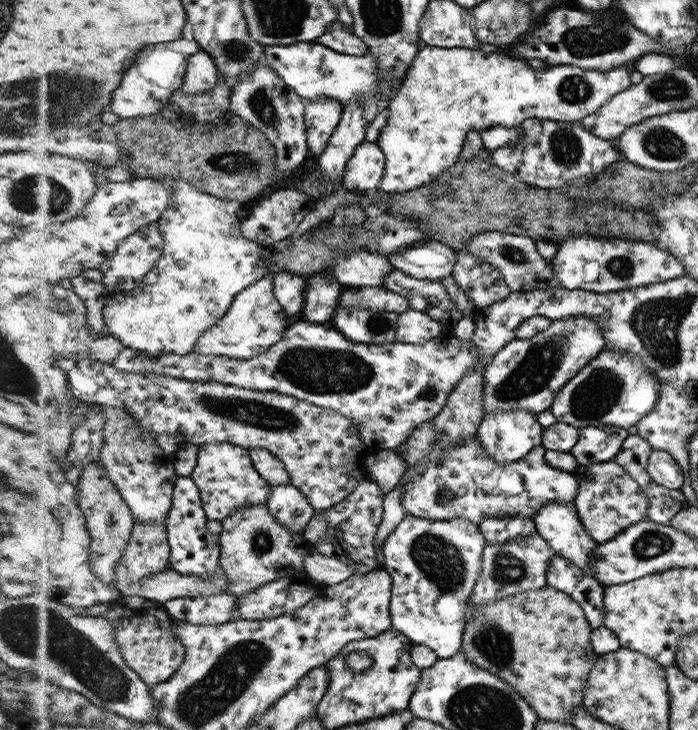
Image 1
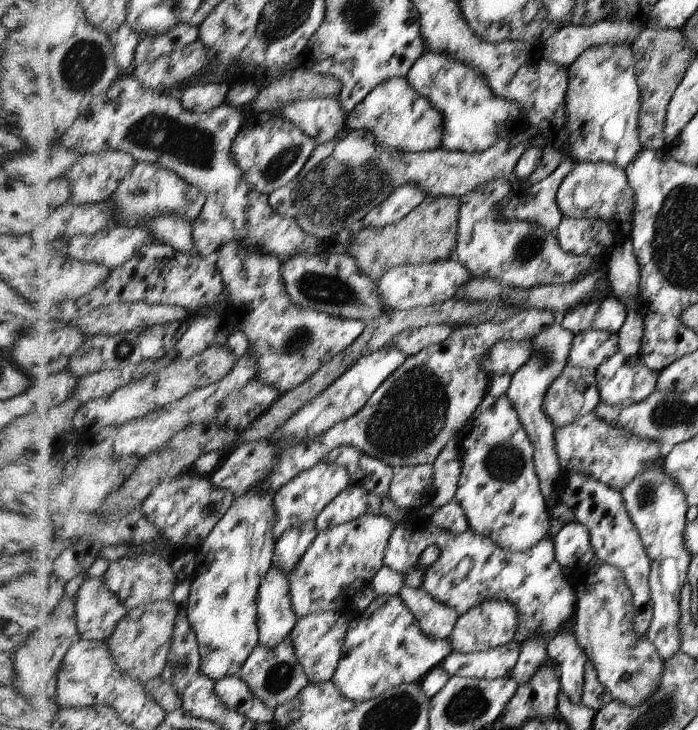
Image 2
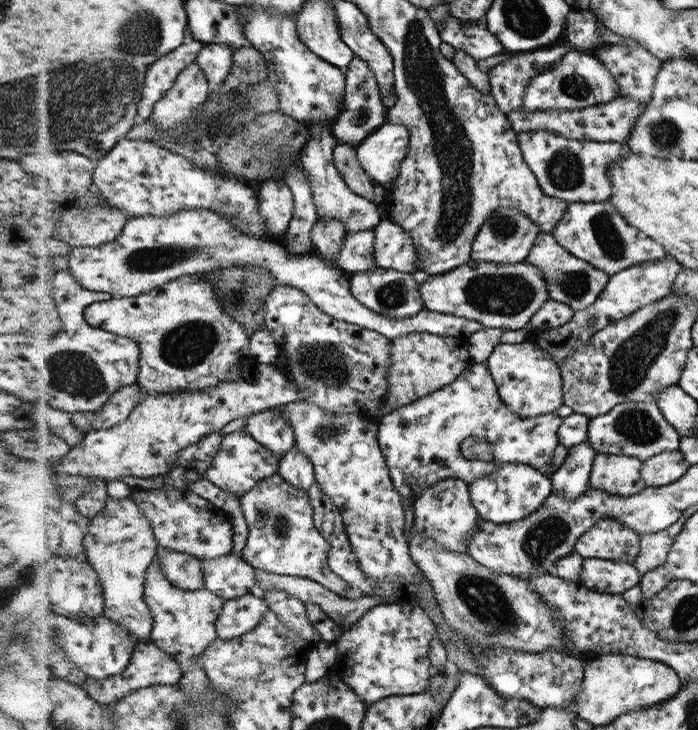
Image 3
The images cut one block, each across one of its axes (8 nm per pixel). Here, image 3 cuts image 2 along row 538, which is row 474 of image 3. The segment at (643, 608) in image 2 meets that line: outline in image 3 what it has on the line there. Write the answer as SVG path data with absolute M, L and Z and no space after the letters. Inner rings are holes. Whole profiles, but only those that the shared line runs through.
M597 454L590 475L592 489L632 496L645 489L640 477L641 461L632 456Z

